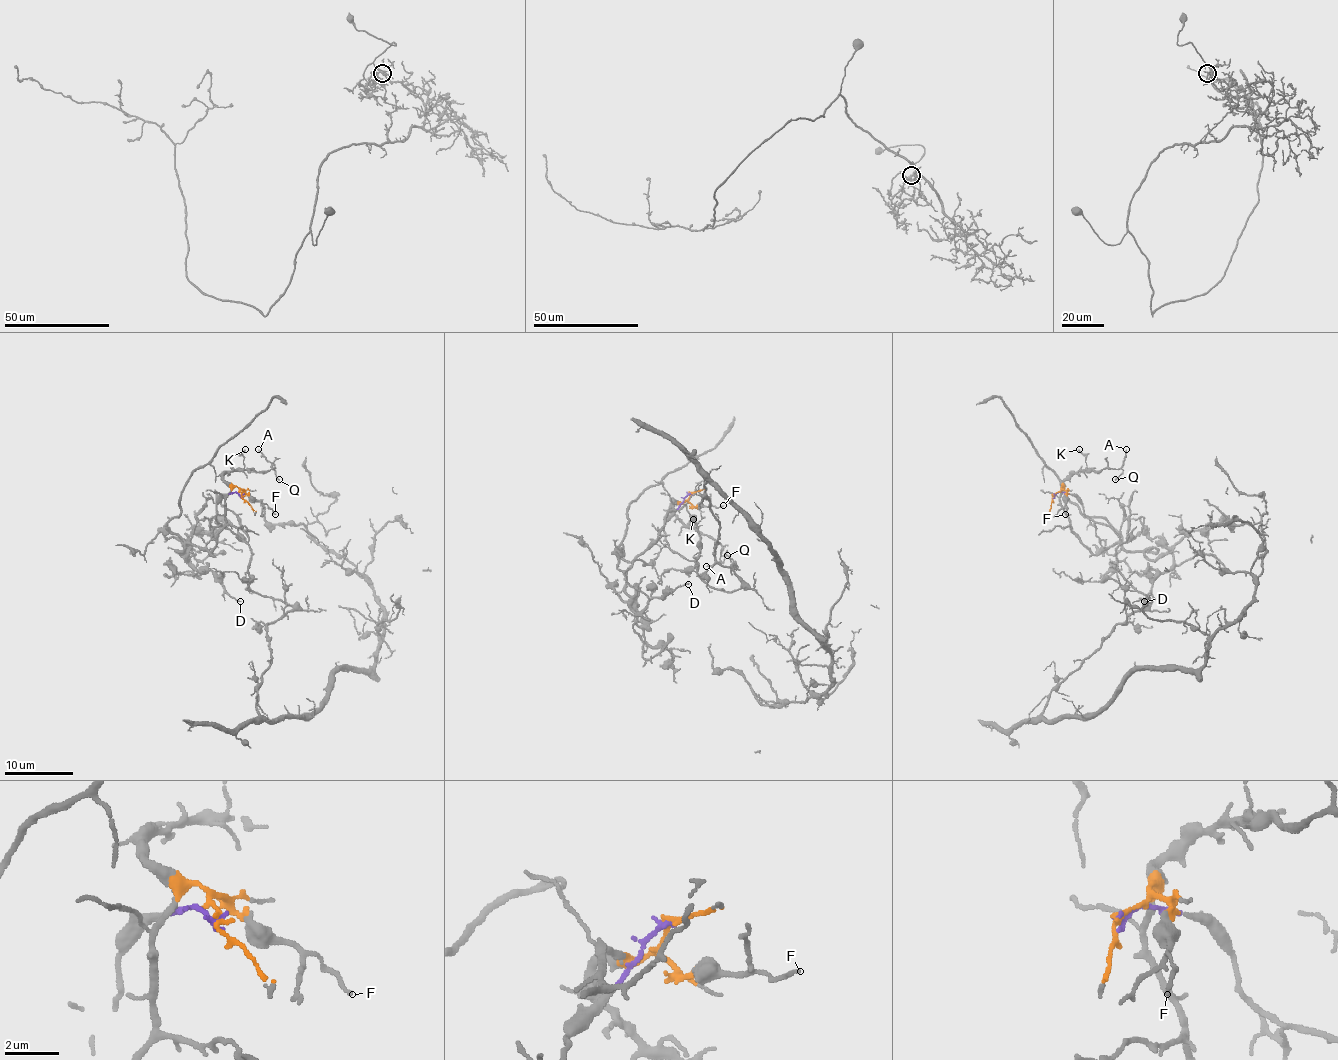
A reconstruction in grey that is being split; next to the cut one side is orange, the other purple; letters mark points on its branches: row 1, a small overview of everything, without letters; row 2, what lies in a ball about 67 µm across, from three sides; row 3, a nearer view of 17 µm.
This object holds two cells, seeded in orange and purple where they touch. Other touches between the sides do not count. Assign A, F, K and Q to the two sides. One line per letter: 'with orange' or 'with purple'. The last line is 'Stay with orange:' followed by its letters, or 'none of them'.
A: with orange
F: with orange
K: with orange
Q: with orange
Stay with orange: A, F, K, Q

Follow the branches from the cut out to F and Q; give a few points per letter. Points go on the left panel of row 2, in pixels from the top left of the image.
F: (242, 495), (242, 490), (266, 504), (276, 514)
Q: (242, 495), (237, 487), (228, 487), (223, 481), (226, 473), (272, 468), (279, 480)

